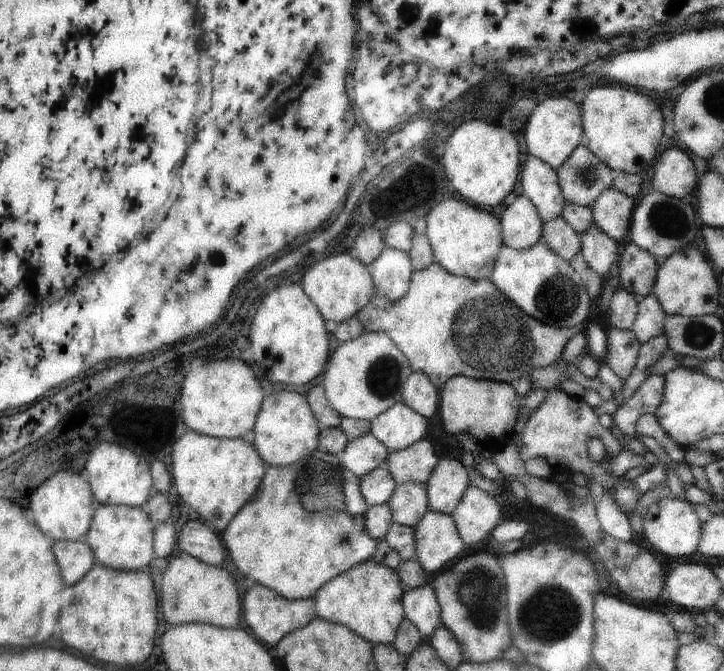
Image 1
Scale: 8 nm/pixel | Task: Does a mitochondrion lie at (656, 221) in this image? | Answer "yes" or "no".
yes

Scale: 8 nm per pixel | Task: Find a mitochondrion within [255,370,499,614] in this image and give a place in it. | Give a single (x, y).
(319, 483)

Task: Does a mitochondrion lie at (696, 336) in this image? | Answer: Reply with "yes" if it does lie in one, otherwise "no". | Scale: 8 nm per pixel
yes

